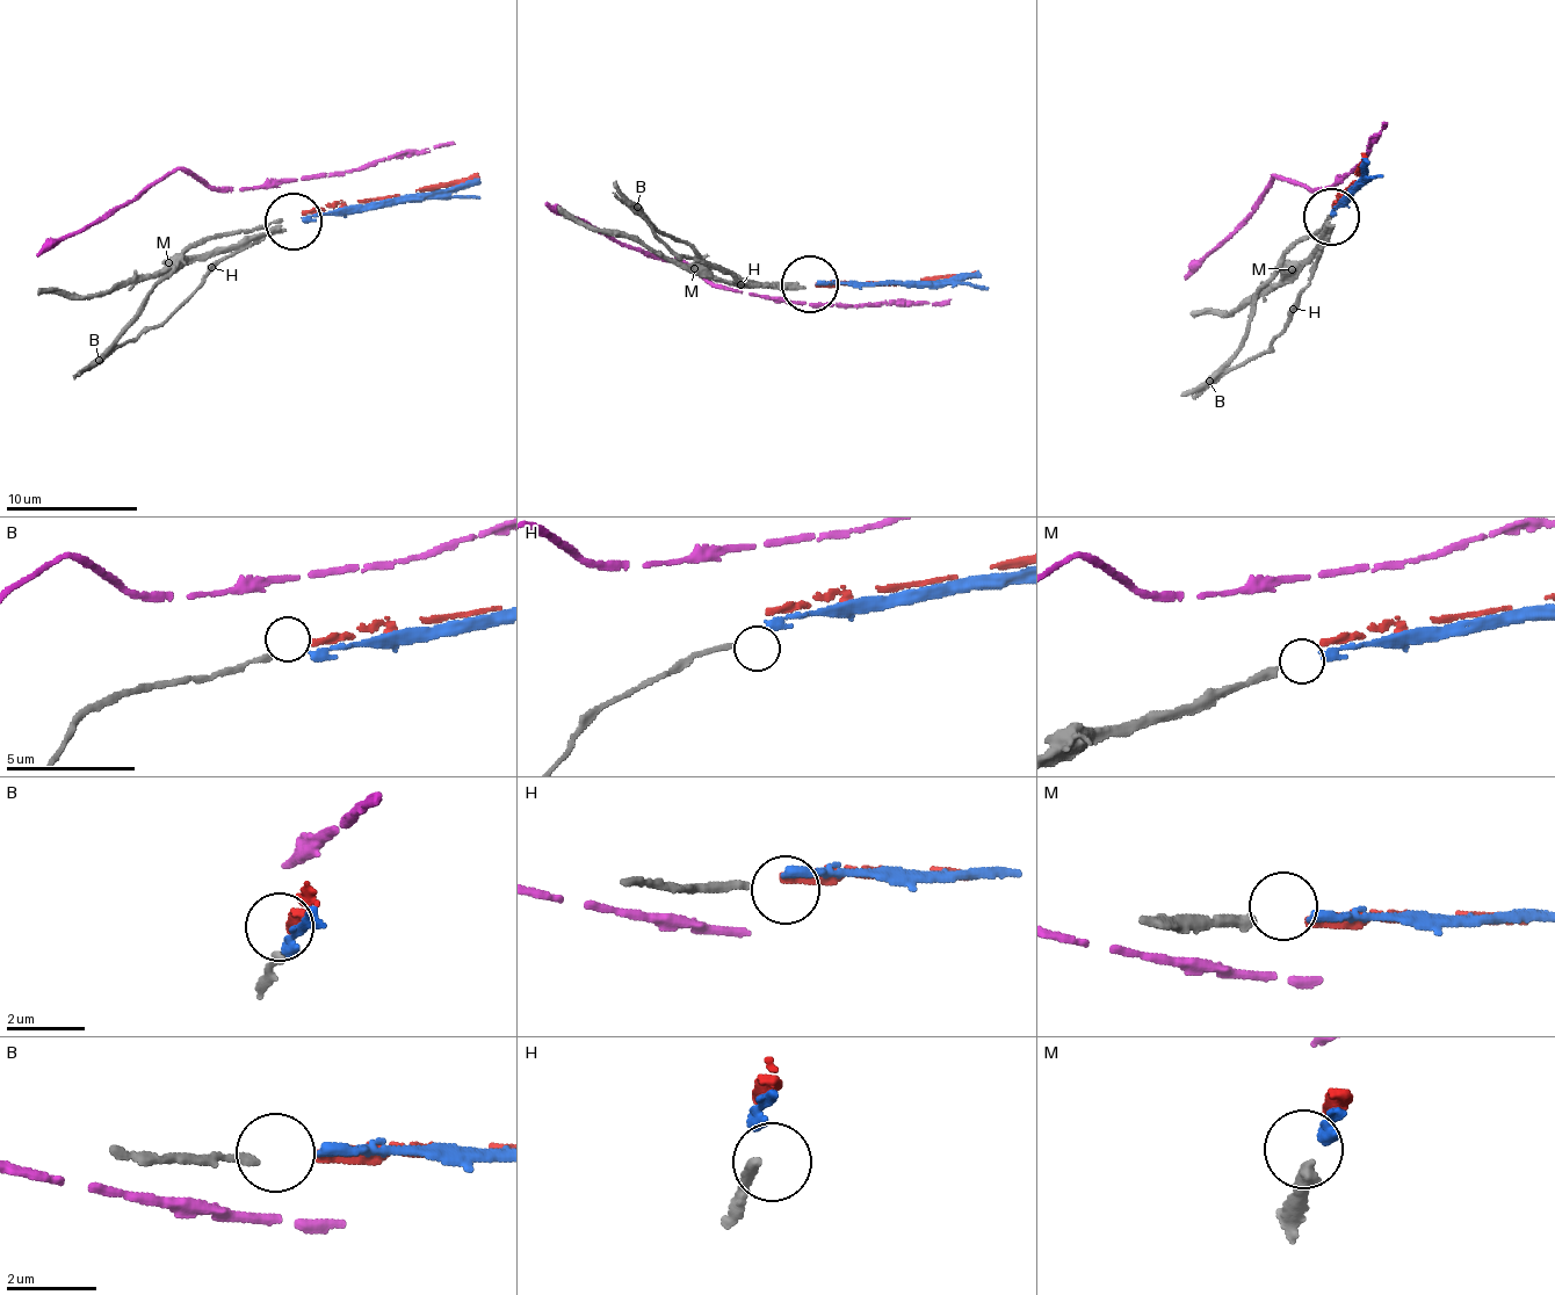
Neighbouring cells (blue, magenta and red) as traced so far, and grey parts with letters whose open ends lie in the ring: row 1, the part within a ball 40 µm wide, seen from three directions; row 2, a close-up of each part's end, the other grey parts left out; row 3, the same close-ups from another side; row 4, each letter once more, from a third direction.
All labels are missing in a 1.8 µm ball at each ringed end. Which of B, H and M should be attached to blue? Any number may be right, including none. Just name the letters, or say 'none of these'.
M

